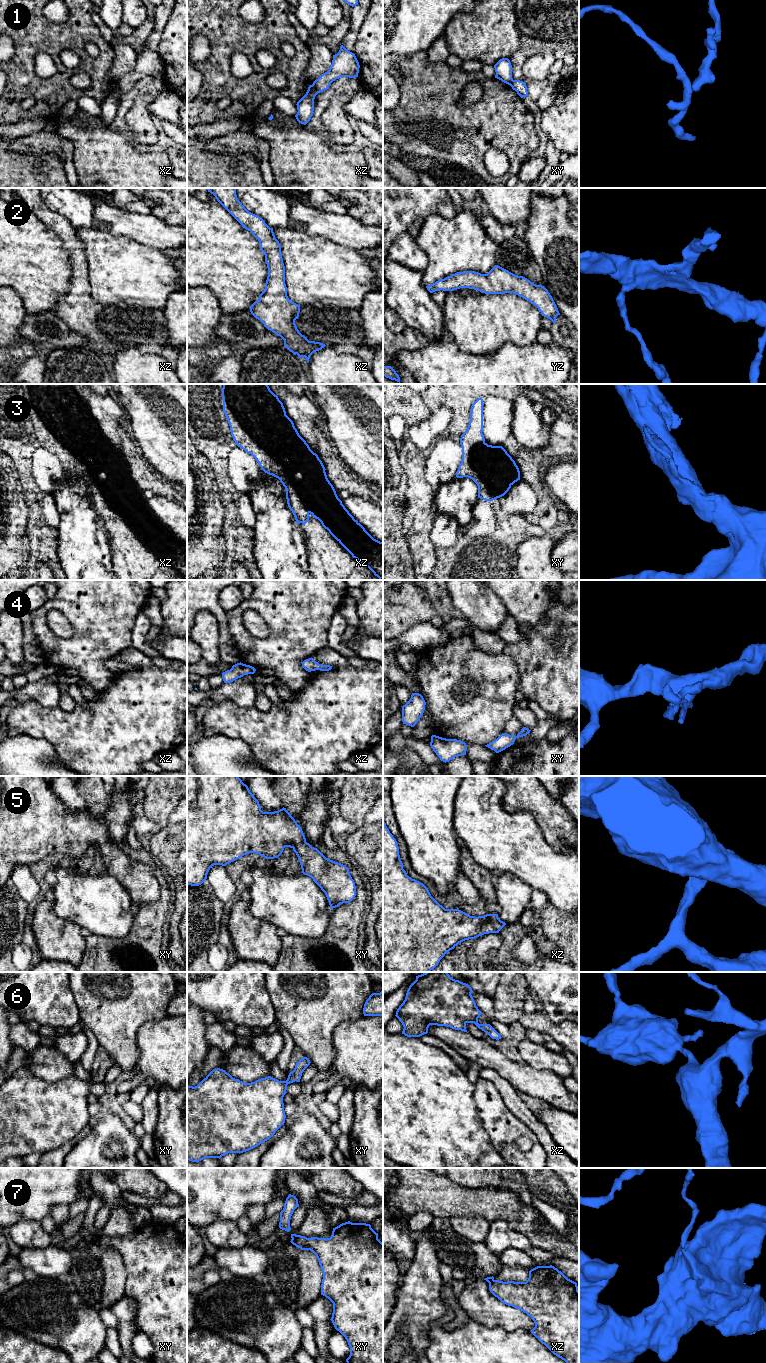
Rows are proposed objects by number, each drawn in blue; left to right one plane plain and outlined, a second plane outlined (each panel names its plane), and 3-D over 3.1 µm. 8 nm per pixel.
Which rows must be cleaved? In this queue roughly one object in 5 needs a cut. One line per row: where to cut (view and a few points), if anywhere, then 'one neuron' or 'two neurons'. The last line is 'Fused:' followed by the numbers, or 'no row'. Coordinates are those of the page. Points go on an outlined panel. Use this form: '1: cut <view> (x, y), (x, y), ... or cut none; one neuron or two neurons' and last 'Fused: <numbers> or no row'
1: cut xz (312, 84), (317, 93); two neurons
2: cut none; one neuron
3: cut none; one neuron
4: cut none; one neuron
5: cut none; one neuron
6: cut none; one neuron
7: cut xz (493, 1279), (488, 1282); two neurons
Fused: 1, 7

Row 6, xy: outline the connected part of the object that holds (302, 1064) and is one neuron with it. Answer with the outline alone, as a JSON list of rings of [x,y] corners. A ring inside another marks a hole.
[[[307,1057],[300,1059],[286,1081],[271,1076],[245,1083],[233,1078],[225,1070],[213,1069],[197,1086],[187,1085],[187,1160],[199,1162],[205,1158],[221,1158],[228,1153],[243,1153],[269,1140],[285,1123],[283,1097],[287,1085],[300,1082],[303,1071],[310,1065]]]

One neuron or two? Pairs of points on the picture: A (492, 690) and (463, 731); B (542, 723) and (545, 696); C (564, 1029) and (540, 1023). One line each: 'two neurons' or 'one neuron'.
A: one neuron
B: two neurons
C: one neuron

